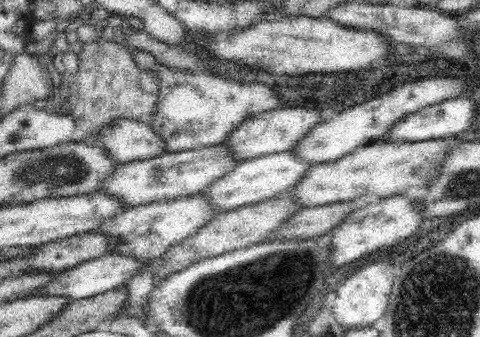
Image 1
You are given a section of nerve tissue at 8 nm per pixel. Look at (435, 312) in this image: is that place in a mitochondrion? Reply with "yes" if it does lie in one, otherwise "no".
yes

